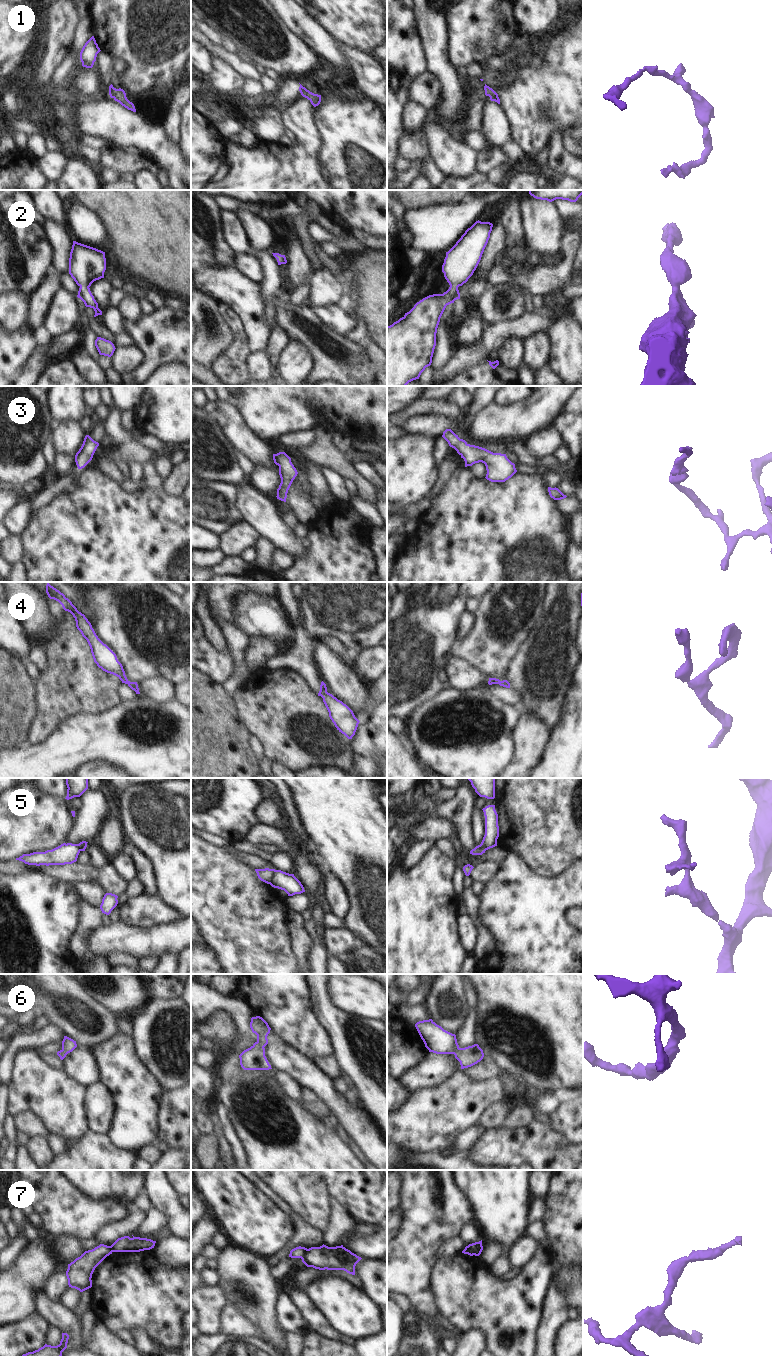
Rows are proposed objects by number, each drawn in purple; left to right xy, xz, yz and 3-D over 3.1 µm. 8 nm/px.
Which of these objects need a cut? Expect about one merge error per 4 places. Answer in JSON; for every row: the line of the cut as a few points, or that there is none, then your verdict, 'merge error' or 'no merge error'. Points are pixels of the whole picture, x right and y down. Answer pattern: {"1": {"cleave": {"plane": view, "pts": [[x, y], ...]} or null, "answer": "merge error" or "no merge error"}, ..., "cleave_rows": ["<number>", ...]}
{"1": {"cleave": null, "answer": "no merge error"}, "2": {"cleave": null, "answer": "no merge error"}, "3": {"cleave": null, "answer": "no merge error"}, "4": {"cleave": null, "answer": "no merge error"}, "5": {"cleave": {"plane": "xz", "pts": [[275, 870], [269, 883]]}, "answer": "merge error"}, "6": {"cleave": null, "answer": "no merge error"}, "7": {"cleave": {"plane": "xz", "pts": [[307, 1249], [302, 1259]]}, "answer": "merge error"}, "cleave_rows": ["5", "7"]}

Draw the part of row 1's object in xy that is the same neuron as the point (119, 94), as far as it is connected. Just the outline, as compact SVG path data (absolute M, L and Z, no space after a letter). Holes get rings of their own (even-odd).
M111 84L109 86L109 95L111 98L113 98L115 101L119 102L122 106L124 106L128 110L136 112L134 104L127 99L126 93L123 89L121 89L121 88L116 89Z

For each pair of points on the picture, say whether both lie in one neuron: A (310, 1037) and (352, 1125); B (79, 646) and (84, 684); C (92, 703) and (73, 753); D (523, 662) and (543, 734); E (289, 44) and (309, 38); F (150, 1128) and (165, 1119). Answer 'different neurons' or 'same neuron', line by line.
A: different neurons
B: same neuron
C: different neurons
D: different neurons
E: different neurons
F: different neurons

